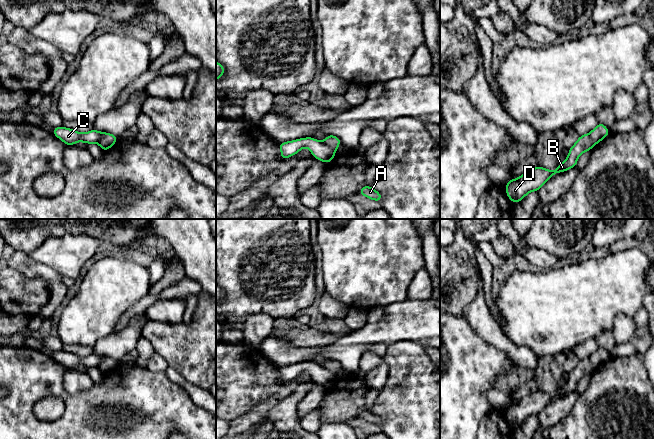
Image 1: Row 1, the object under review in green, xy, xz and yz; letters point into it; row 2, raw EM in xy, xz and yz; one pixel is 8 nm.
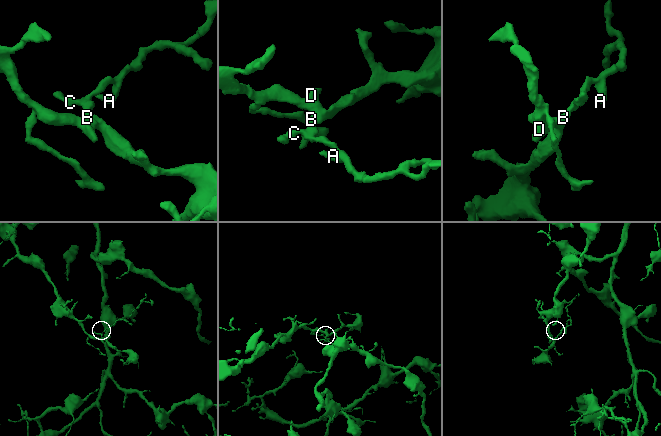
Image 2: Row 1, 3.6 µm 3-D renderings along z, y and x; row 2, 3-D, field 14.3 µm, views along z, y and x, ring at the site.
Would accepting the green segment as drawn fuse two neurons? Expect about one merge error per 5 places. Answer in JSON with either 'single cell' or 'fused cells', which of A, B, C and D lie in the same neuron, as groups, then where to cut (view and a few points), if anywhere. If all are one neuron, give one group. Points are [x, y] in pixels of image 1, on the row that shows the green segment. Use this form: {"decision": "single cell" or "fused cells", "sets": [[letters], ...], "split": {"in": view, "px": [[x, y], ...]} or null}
{"decision": "fused cells", "sets": [["A", "C"], ["B", "D"]], "split": {"in": "xz", "px": [[323, 142], [335, 150]]}}

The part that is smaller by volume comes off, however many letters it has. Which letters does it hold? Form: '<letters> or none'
A, C

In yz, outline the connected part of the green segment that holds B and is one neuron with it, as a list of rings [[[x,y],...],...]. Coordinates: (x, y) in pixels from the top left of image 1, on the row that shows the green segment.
[[[589,134],[579,136],[577,142],[569,149],[567,159],[558,168],[549,171],[541,166],[522,174],[517,179],[511,179],[505,190],[509,199],[514,203],[520,202],[529,192],[538,191],[553,175],[576,167],[578,157],[594,147]]]

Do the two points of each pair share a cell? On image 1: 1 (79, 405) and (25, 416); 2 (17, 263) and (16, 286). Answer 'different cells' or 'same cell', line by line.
1: same cell
2: different cells

